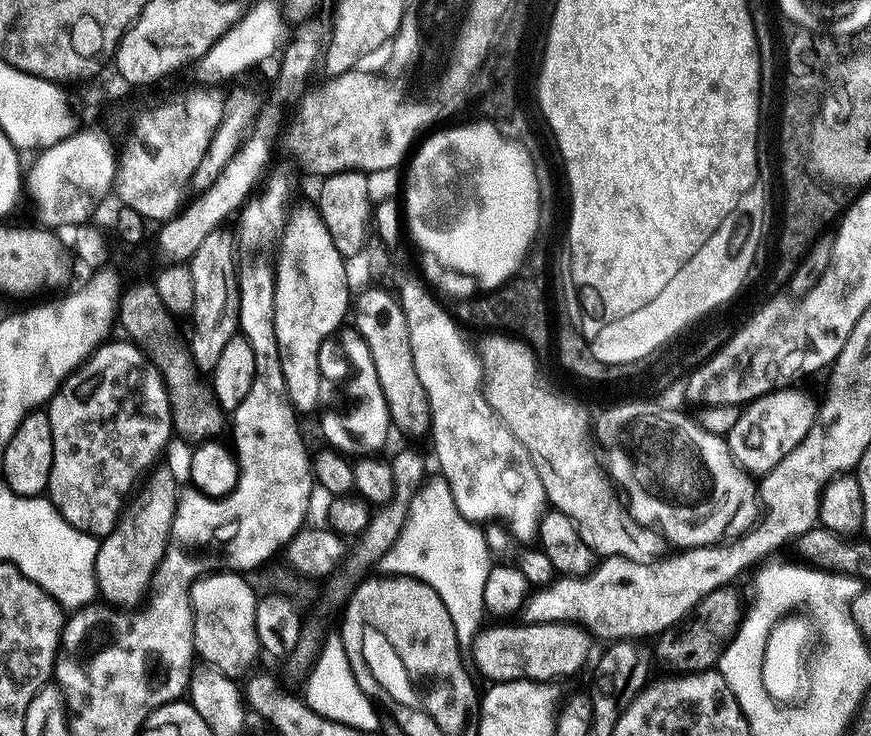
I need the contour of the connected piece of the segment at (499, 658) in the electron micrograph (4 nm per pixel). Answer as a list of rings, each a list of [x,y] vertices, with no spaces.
[[[510,622],[498,628],[485,627],[477,632],[475,640],[470,645],[472,656],[480,667],[482,675],[488,682],[501,680],[532,680],[535,682],[557,682],[572,676],[588,660],[588,640],[590,636],[578,624],[526,624],[518,622],[515,627]]]

